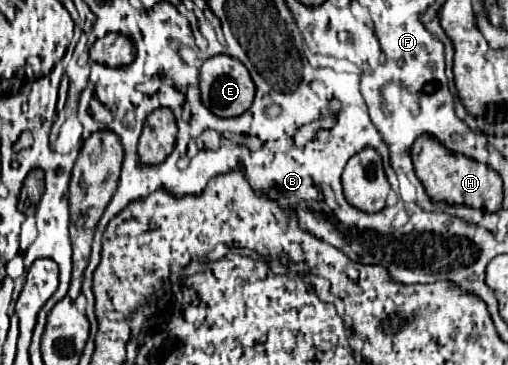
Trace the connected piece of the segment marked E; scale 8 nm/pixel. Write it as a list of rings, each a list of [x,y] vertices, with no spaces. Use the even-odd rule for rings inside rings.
[[[216,55],[202,63],[200,67],[200,97],[202,105],[210,109],[218,117],[238,117],[250,109],[254,101],[254,83],[246,71],[246,67],[228,55]]]

